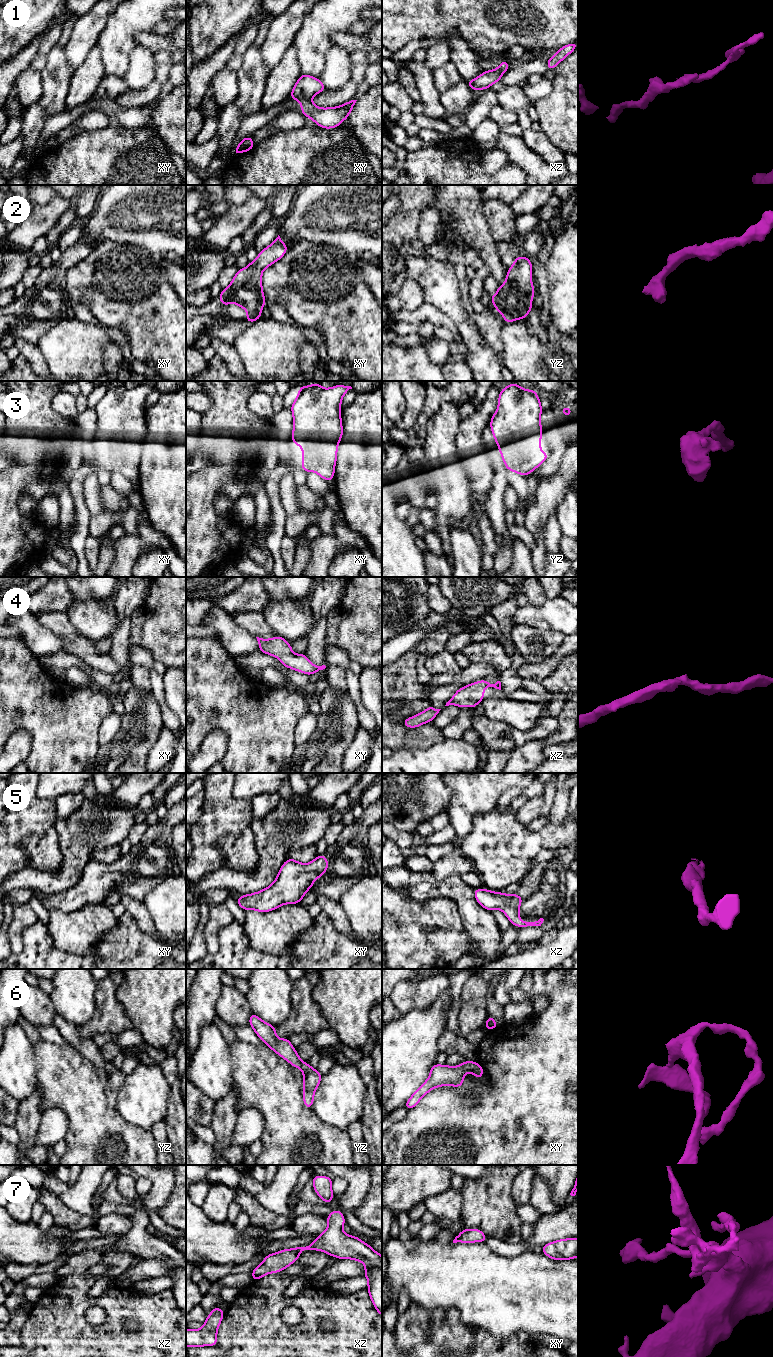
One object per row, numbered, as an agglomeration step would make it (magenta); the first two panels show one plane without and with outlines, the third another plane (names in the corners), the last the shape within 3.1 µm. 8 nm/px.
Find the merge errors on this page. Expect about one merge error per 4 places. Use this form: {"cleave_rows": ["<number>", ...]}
{"cleave_rows": ["1"]}

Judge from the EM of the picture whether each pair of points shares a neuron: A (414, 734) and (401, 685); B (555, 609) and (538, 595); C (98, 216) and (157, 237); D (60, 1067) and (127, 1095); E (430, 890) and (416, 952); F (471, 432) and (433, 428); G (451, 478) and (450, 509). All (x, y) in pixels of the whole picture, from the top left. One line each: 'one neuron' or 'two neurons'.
A: one neuron
B: two neurons
C: one neuron
D: two neurons
E: two neurons
F: two neurons
G: one neuron

